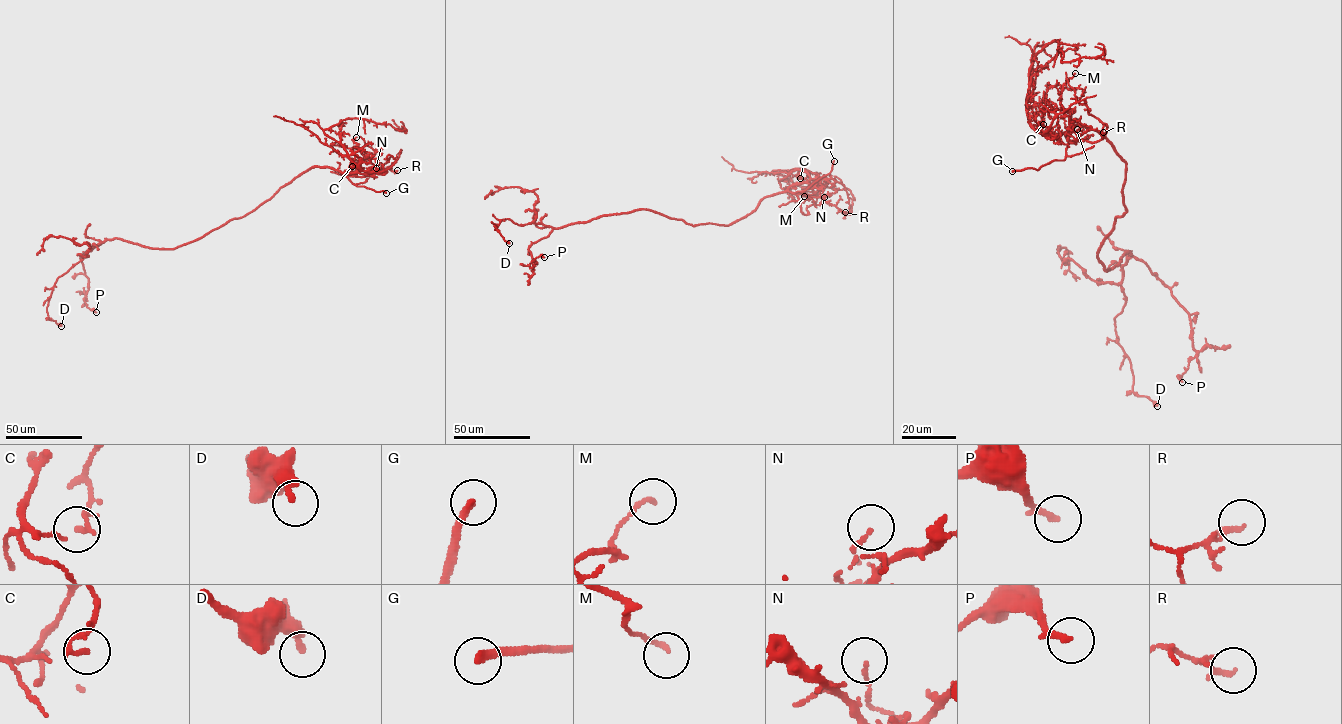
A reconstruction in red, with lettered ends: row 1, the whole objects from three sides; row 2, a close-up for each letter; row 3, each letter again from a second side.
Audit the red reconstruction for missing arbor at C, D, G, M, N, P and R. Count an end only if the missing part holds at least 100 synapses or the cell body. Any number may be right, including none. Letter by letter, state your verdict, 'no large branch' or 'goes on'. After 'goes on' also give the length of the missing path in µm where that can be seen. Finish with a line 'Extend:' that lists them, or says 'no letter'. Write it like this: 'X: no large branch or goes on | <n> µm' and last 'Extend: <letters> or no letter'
C: no large branch
D: no large branch
G: goes on | 10 µm
M: no large branch
N: no large branch
P: no large branch
R: no large branch
Extend: G

